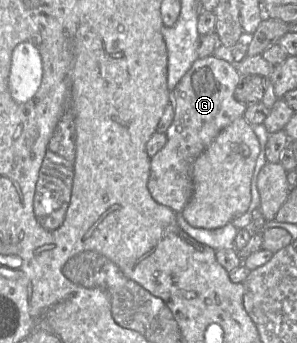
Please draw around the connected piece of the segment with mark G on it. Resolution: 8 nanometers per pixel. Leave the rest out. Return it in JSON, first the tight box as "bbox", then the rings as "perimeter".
{"bbox":[148,55,246,213],"perimeter":[[[215,55],[197,59],[178,82],[170,94],[170,103],[174,109],[174,117],[166,131],[167,142],[150,160],[148,190],[152,198],[159,204],[181,213],[193,193],[192,167],[195,160],[211,145],[219,133],[234,120],[243,117],[246,105],[234,97],[235,89],[242,75],[237,68]]]}

